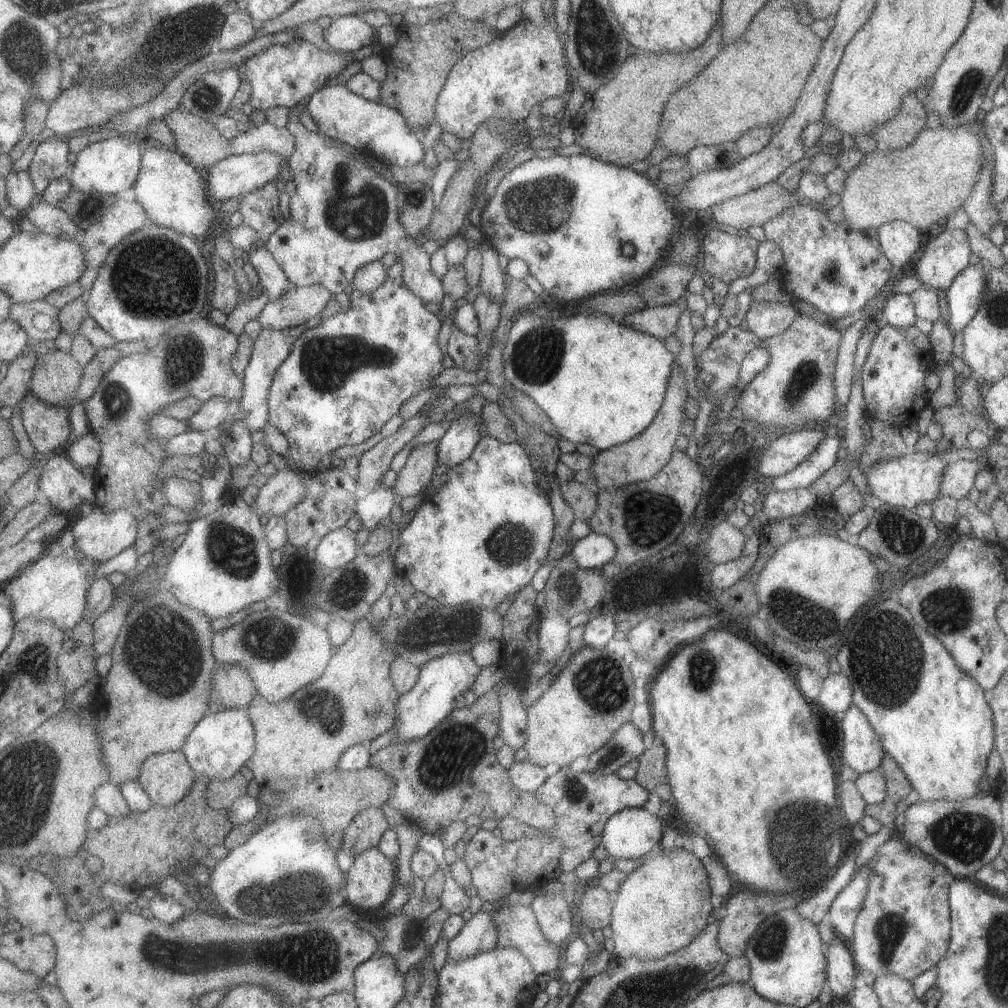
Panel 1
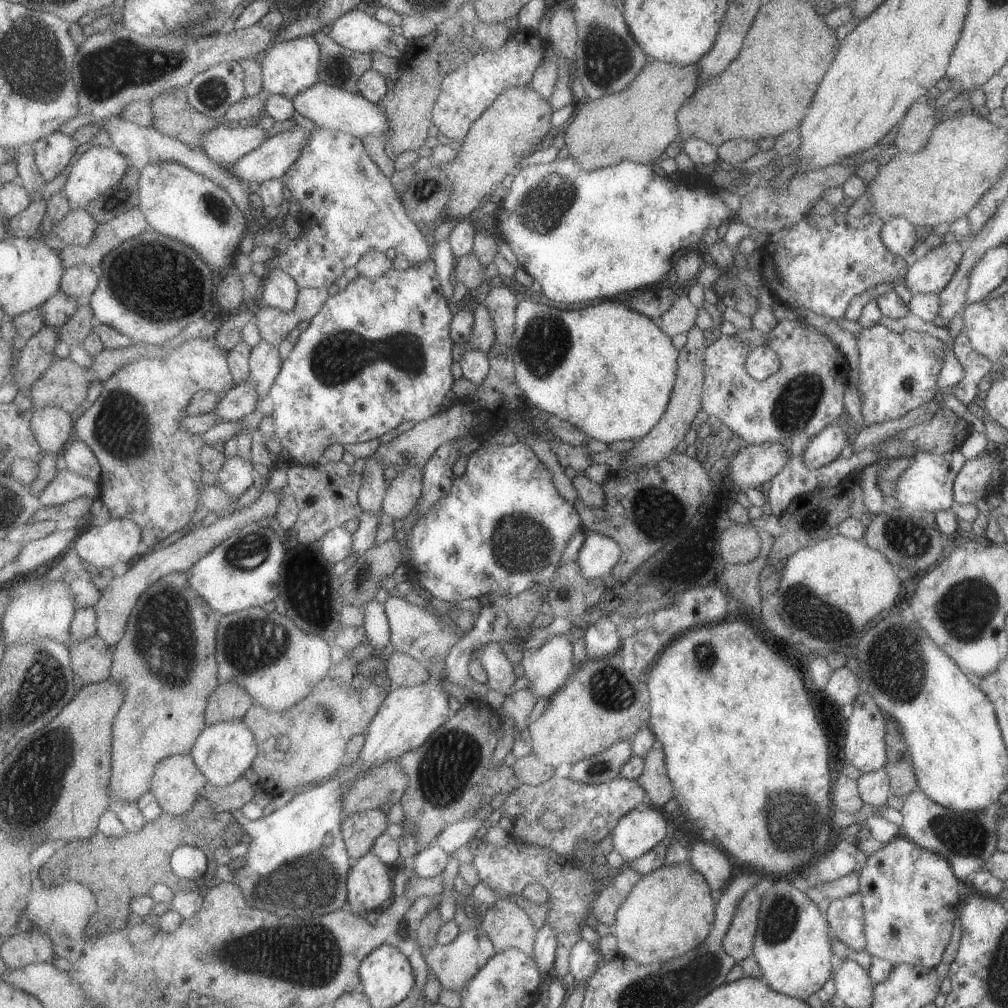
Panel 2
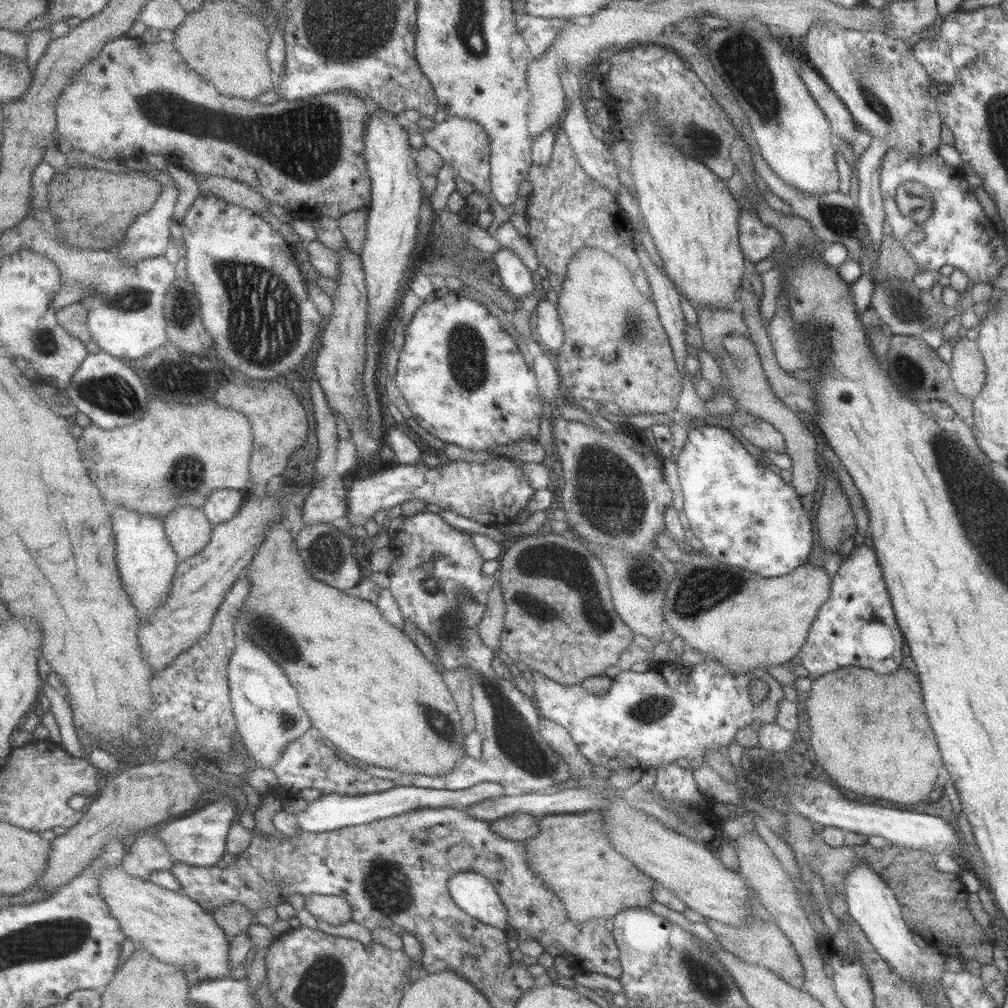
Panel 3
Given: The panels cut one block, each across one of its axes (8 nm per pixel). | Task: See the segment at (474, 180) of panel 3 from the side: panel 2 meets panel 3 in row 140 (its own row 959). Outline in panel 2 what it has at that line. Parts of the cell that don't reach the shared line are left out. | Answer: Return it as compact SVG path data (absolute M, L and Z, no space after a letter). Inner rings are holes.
M473 927L462 932L451 944L435 944L431 950L424 953L424 958L429 970L435 972L444 988L461 994L497 953L498 950L489 935L482 928Z

